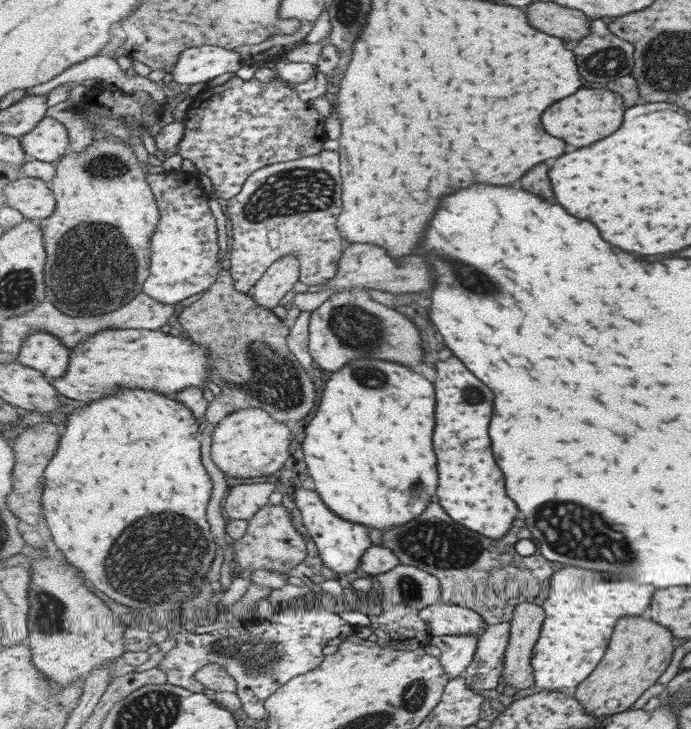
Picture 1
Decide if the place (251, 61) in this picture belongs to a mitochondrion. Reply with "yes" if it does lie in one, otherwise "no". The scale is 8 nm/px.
no

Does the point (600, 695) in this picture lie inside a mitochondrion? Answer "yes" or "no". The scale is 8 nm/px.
no

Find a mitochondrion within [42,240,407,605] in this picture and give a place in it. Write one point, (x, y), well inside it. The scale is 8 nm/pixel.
(154, 557)

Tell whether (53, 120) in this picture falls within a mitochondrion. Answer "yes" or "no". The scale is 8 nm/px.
no

